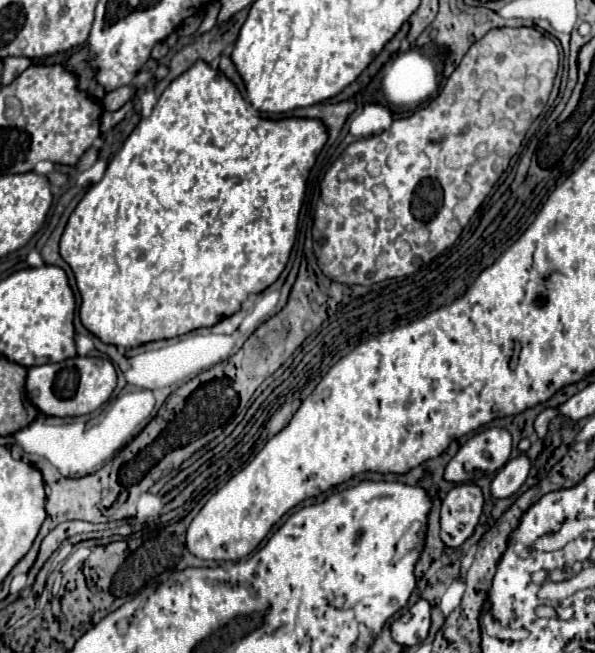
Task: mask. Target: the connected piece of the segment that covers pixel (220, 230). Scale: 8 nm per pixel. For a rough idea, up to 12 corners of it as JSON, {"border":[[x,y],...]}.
{"border":[[205,61],[81,199],[81,323],[137,347],[273,285],[319,119]]}

